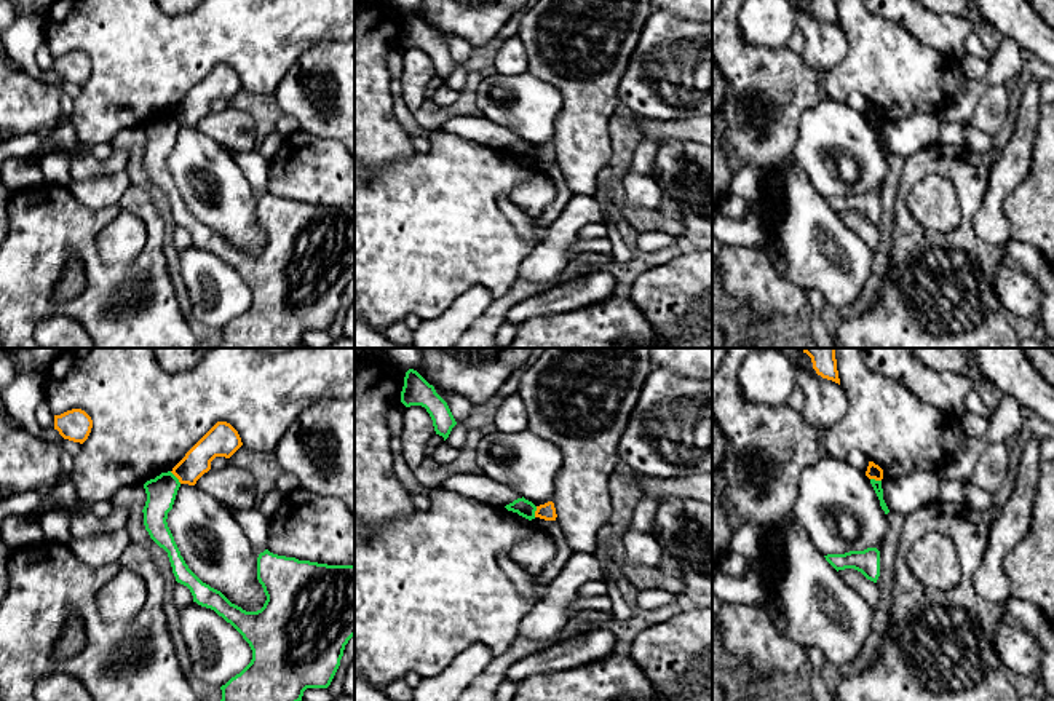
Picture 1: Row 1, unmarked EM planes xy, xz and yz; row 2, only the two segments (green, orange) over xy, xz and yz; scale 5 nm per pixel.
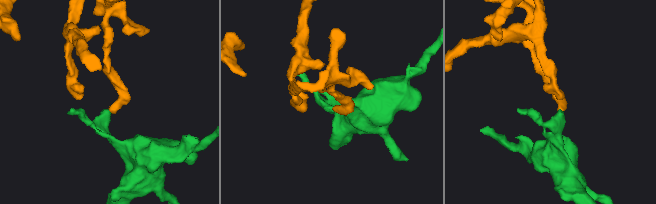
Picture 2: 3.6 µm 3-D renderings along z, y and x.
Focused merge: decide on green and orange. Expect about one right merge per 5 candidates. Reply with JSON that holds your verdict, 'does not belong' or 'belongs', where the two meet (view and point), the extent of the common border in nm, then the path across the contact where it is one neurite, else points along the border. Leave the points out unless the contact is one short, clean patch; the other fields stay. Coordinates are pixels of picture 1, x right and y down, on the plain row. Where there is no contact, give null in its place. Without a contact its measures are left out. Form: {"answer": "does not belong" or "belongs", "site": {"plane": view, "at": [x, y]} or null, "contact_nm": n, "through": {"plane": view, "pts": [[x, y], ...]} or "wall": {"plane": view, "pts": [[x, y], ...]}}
{"answer": "does not belong", "site": {"plane": "xy", "at": [176, 120]}, "contact_nm": 90, "wall": {"plane": "xy", "pts": [[170, 114], [181, 125]]}}

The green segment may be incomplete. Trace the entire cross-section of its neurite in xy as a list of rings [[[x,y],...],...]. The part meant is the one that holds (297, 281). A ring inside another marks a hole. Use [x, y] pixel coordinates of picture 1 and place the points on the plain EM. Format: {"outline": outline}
{"outline": [[[171,113],[144,126],[145,172],[168,195],[176,224],[190,232],[193,244],[214,252],[230,265],[252,292],[251,305],[220,329],[219,348],[294,348],[302,343],[307,331],[327,331],[340,308],[345,287],[355,278],[355,208],[299,203],[265,192],[257,200],[257,222],[267,243],[260,252],[246,254],[203,225],[180,198],[166,164],[179,129],[180,125]]]}

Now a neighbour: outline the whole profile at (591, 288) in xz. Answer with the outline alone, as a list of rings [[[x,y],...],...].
[[[591,271],[517,302],[506,313],[506,323],[521,326],[535,316],[564,313],[599,303],[618,291],[621,291],[620,284],[610,271]]]

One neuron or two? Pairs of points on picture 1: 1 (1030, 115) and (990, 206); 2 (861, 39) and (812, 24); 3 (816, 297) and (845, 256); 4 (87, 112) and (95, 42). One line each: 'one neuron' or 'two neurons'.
1: one neuron
2: two neurons
3: two neurons
4: one neuron

